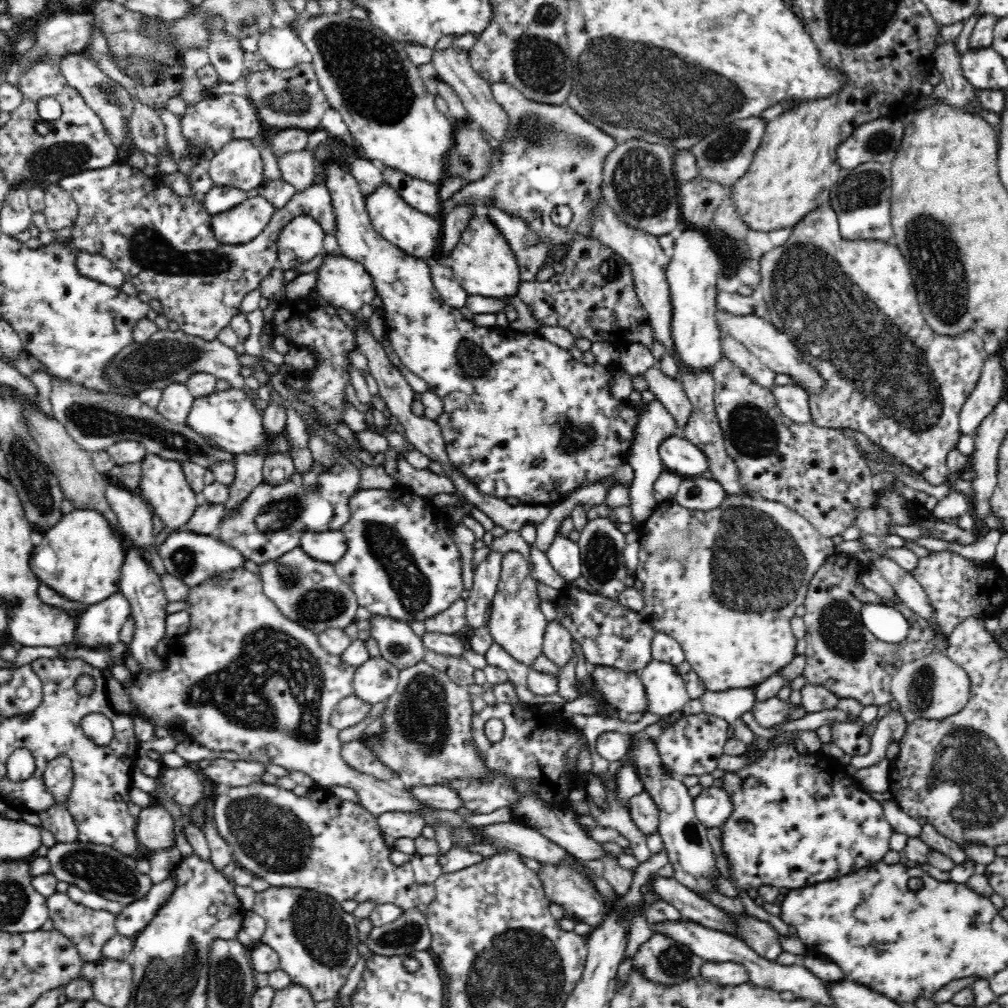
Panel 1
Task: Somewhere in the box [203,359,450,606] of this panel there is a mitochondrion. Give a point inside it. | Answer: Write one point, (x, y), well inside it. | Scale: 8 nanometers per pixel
(264, 517)

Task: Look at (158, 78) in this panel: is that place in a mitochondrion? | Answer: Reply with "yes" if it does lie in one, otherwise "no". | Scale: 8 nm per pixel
no

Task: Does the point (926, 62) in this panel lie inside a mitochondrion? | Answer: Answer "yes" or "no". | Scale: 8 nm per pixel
no

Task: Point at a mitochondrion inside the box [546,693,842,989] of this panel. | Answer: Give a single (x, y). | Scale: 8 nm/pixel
(673, 963)

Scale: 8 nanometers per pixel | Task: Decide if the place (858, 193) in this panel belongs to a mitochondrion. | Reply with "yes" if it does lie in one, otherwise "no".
yes

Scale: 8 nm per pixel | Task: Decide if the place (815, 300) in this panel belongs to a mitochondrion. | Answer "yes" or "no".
yes

